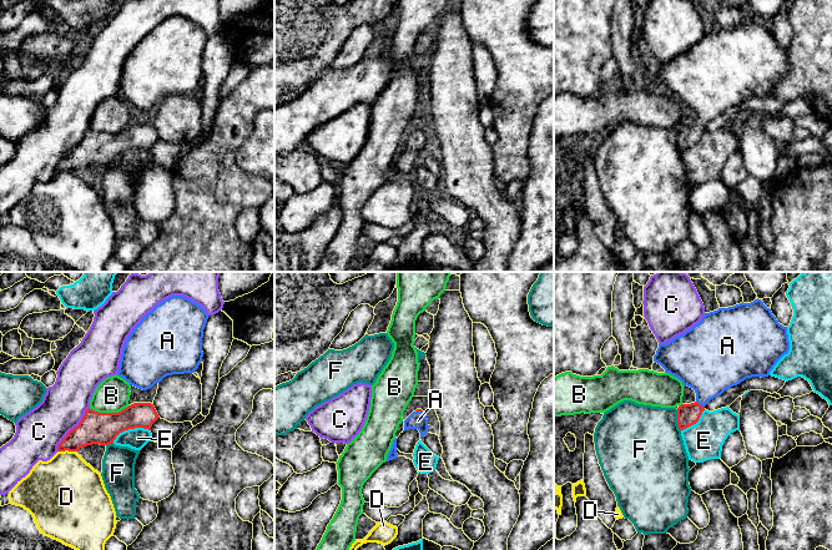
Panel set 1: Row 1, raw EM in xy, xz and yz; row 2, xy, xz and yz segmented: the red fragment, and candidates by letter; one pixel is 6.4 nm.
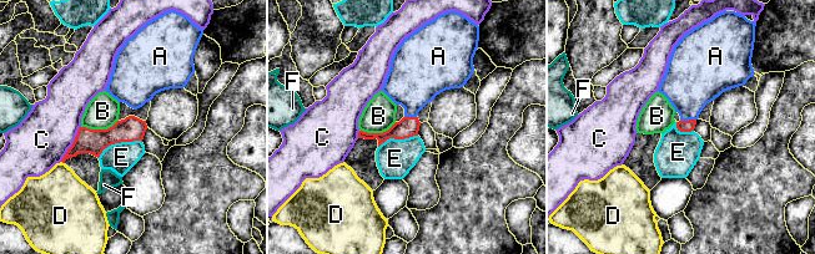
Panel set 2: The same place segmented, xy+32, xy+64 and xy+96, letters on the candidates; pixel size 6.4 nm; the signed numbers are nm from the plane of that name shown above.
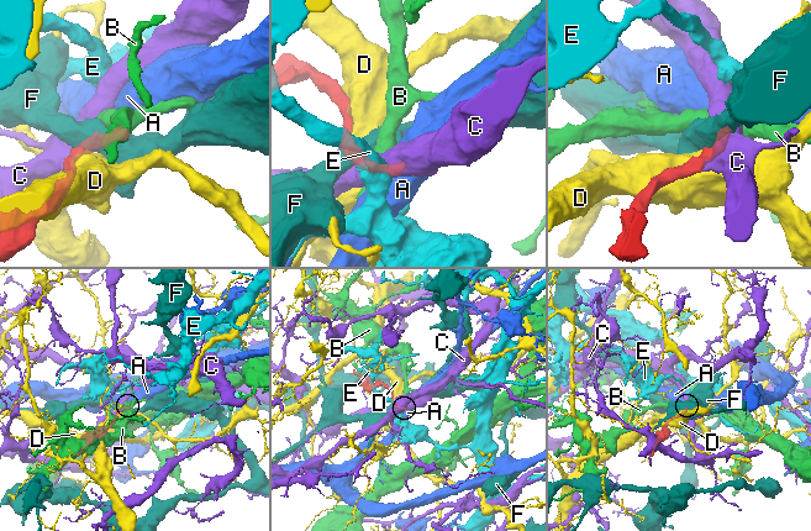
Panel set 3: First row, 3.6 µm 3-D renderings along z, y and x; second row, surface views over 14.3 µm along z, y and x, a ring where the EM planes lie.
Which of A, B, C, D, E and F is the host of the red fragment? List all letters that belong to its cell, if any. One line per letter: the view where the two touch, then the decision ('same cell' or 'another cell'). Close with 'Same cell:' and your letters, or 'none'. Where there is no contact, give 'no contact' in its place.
A: meets red in yz; same cell
B: meets red in xy; another cell
C: meets red in xy; another cell
D: meets red in xy; another cell
E: meets red in xy; another cell
F: meets red in yz; another cell
Same cell: A

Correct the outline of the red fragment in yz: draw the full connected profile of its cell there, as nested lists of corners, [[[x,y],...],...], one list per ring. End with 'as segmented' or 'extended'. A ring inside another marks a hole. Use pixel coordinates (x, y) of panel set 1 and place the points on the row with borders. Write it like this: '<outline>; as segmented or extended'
[[[761,299],[740,303],[728,308],[705,313],[702,319],[684,334],[665,344],[659,344],[654,362],[666,373],[692,388],[696,402],[677,408],[677,425],[684,430],[696,424],[705,405],[726,389],[747,378],[768,377],[776,363],[790,350],[787,327],[778,323],[771,309]]]; extended

